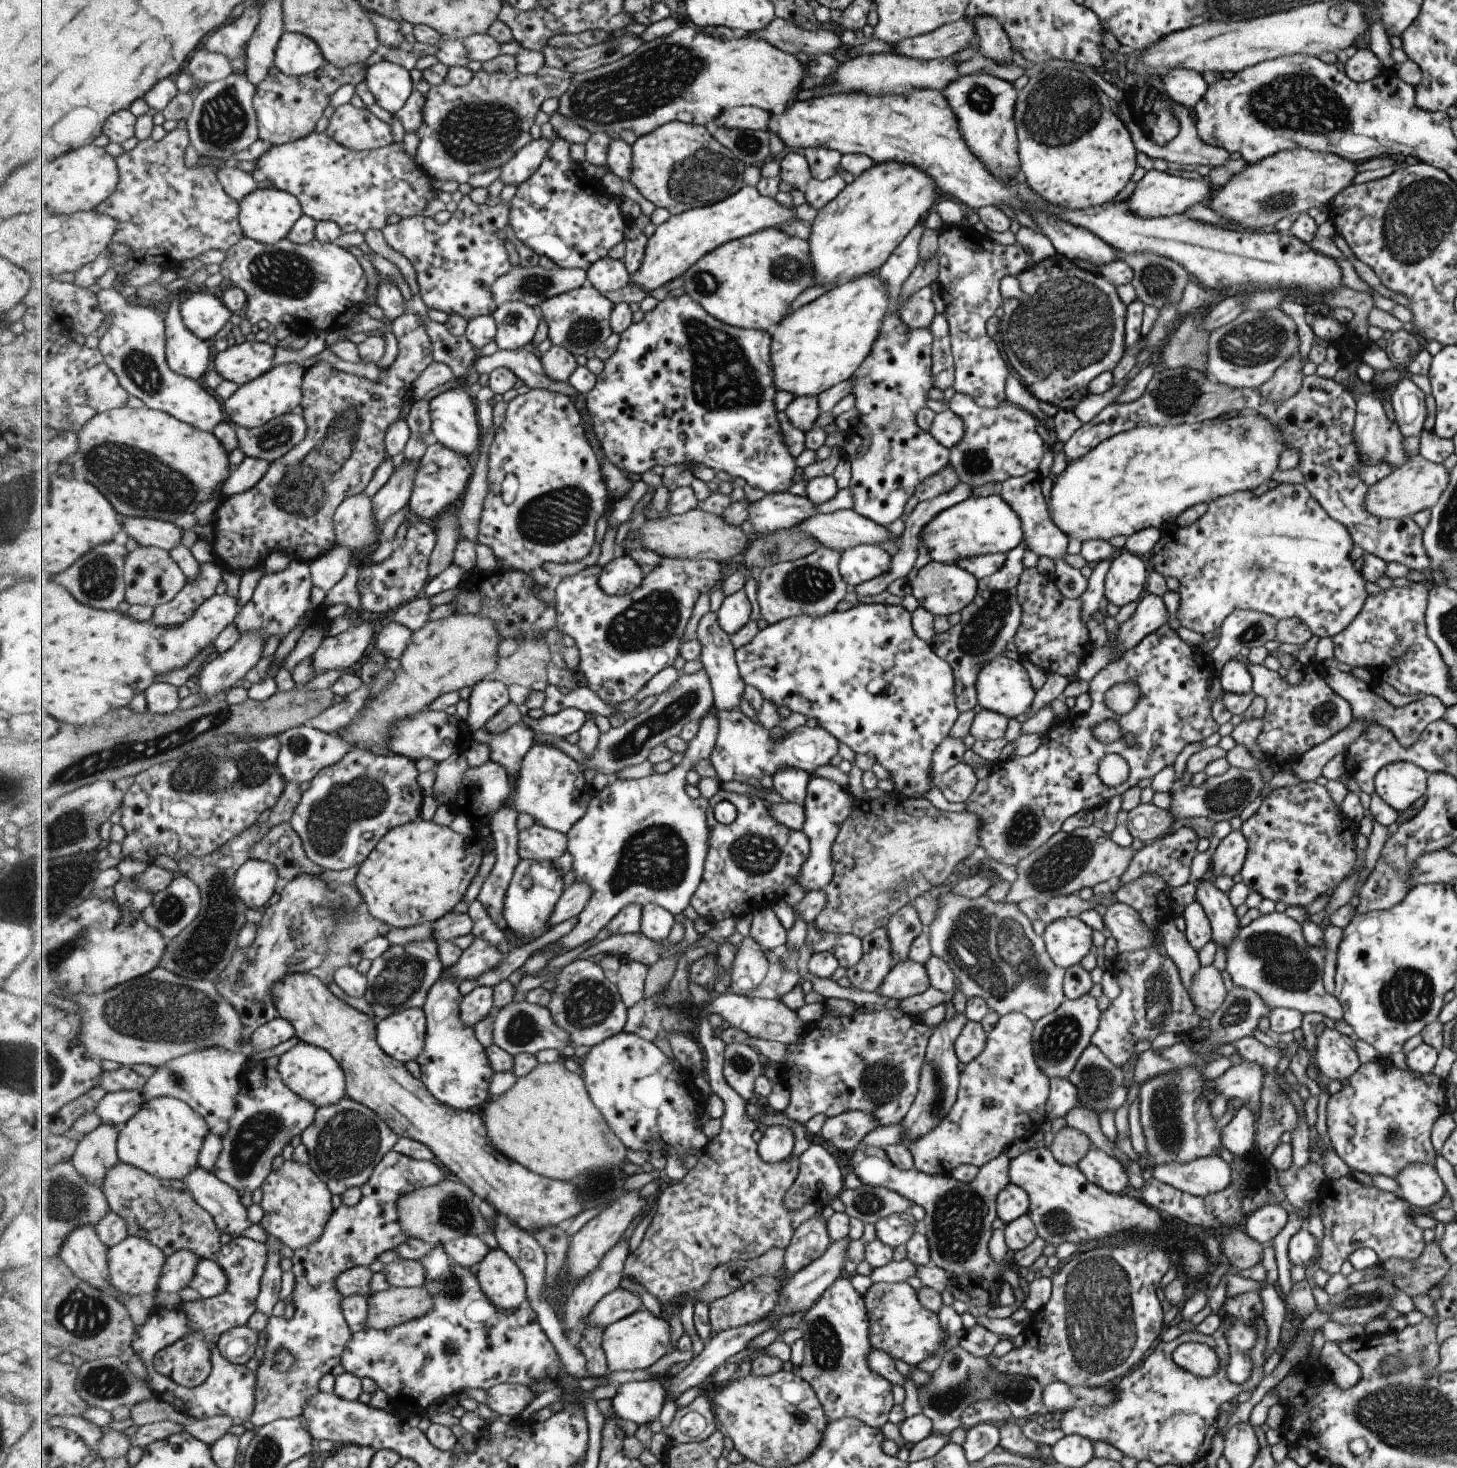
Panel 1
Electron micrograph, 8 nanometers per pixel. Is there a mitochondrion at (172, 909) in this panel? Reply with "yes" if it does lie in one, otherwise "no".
yes

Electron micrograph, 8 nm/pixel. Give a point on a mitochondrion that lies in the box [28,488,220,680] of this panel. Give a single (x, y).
(97, 578)

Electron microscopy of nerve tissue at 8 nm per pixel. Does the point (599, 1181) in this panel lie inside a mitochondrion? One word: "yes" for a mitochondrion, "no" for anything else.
yes

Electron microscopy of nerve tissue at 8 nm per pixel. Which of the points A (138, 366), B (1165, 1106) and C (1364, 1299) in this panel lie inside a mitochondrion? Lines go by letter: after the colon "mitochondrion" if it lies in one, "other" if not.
A: mitochondrion
B: mitochondrion
C: mitochondrion

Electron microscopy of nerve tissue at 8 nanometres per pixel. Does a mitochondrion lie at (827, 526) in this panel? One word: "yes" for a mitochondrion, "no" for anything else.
no

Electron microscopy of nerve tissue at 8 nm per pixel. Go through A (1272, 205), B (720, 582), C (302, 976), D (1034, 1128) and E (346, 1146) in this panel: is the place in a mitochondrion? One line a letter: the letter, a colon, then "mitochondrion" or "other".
A: mitochondrion
B: other
C: other
D: other
E: mitochondrion

